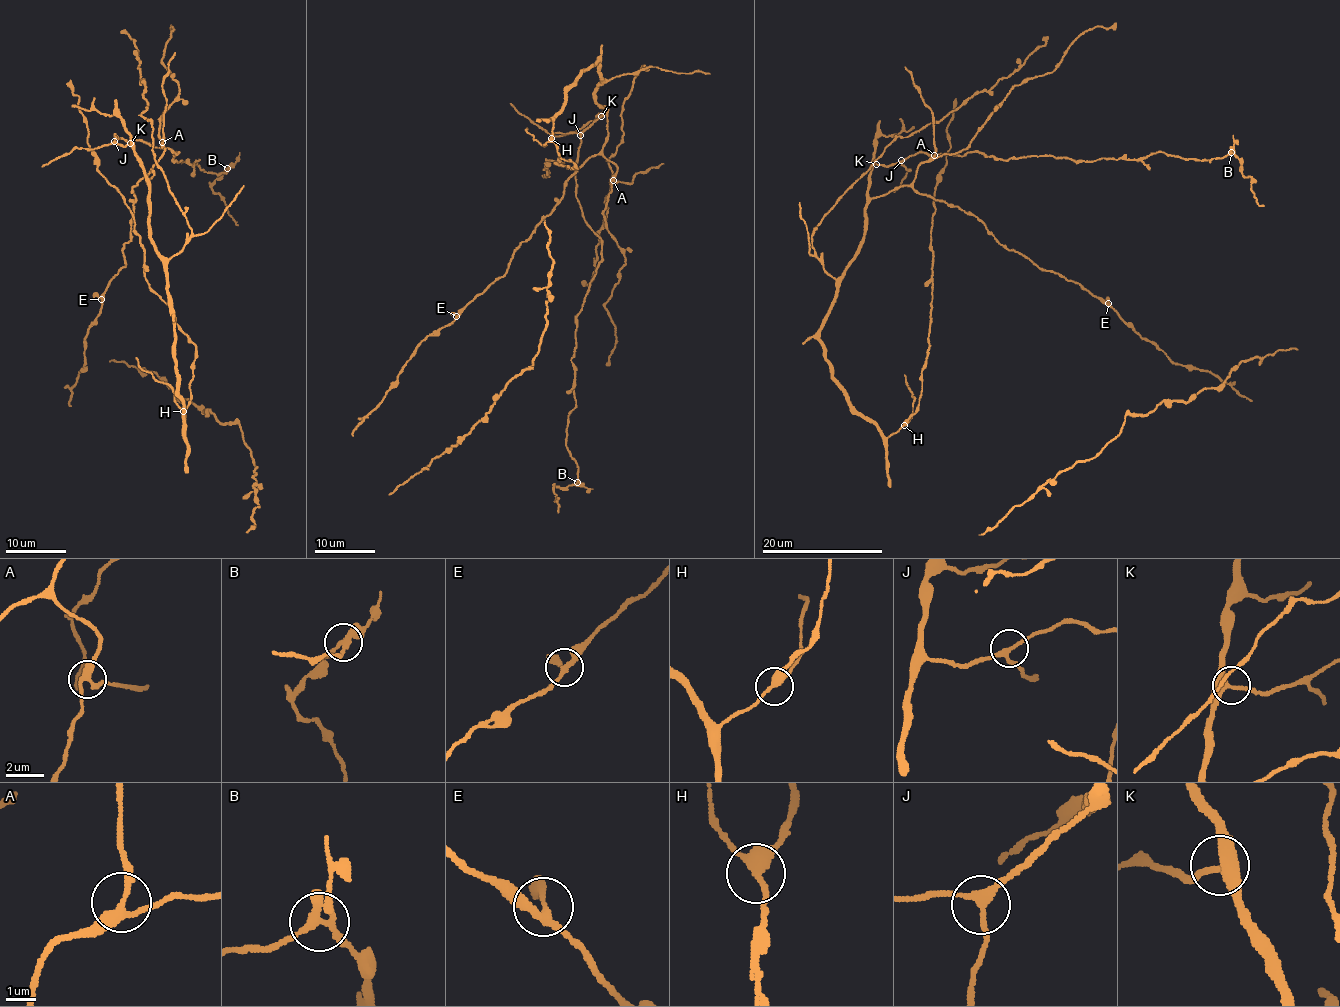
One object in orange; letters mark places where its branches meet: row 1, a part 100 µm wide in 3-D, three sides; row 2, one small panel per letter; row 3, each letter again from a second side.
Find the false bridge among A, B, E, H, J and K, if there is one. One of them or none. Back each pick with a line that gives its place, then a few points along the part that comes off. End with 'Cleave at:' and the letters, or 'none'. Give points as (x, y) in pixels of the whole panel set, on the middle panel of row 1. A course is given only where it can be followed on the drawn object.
B: place (577, 482); course (577, 483), (565, 487), (553, 486), (558, 512)
Cleave at: B

